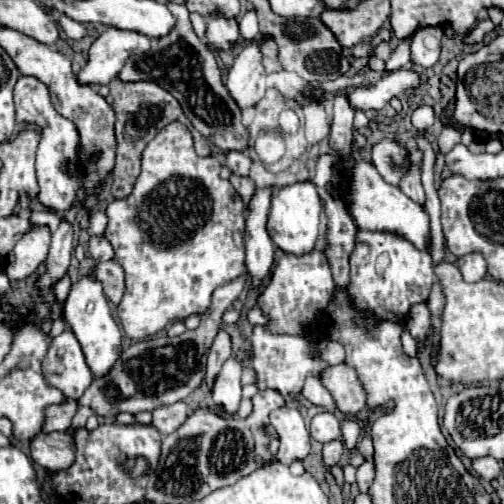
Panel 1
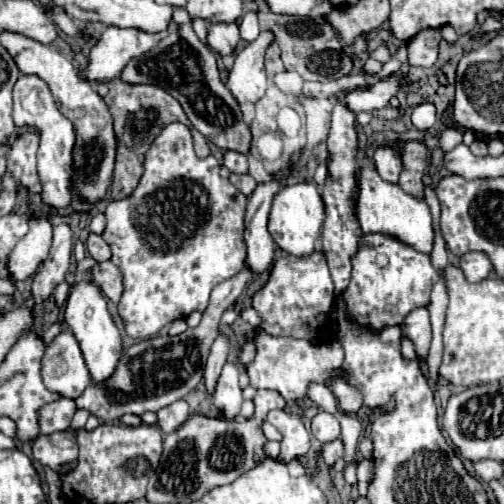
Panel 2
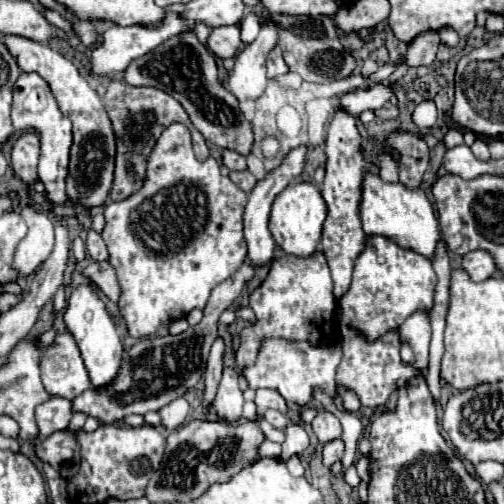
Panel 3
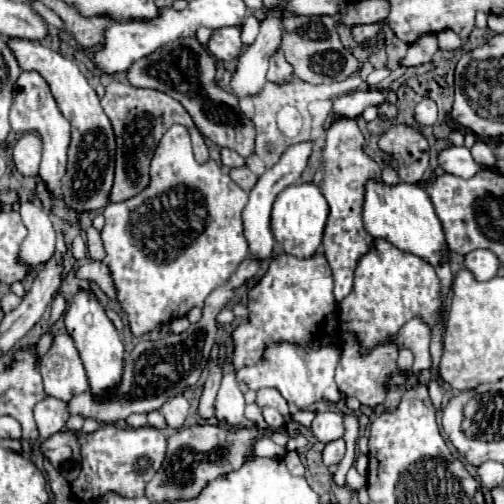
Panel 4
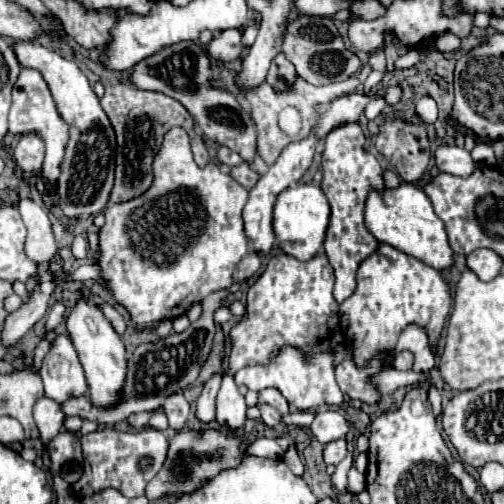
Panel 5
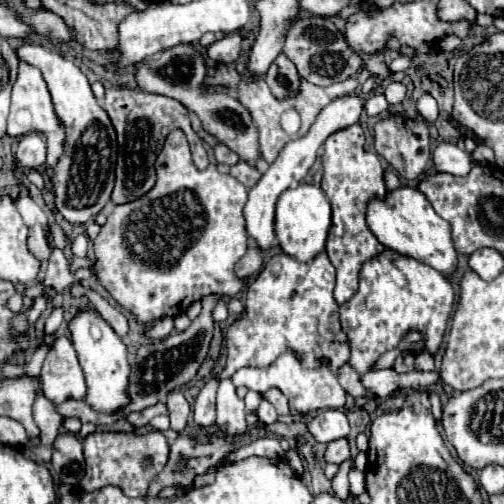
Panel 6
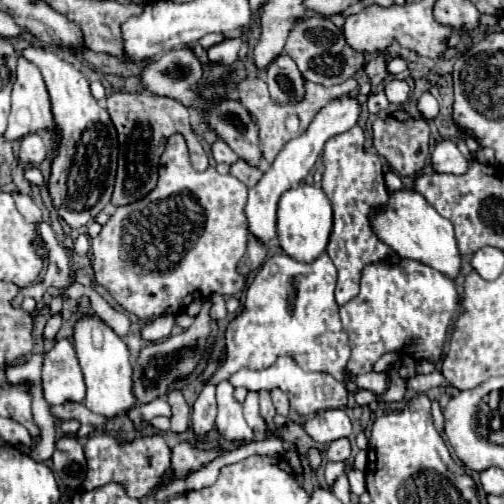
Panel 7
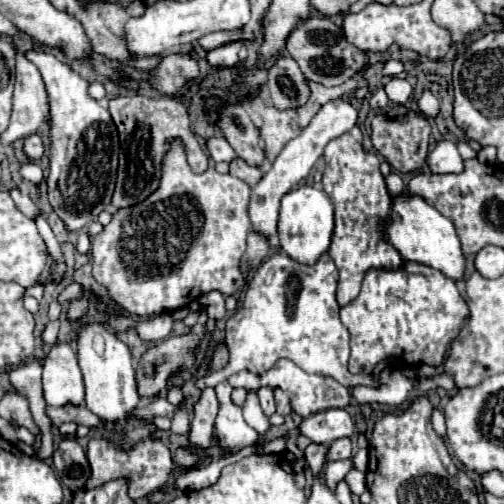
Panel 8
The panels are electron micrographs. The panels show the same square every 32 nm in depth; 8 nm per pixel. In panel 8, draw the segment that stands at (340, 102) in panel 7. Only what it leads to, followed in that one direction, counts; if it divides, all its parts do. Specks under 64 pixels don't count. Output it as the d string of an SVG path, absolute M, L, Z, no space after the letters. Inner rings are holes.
M340 98L340 100L332 100L328 104L324 104L318 114L312 118L312 122L294 138L286 144L286 148L280 152L280 156L274 160L270 172L264 174L264 178L258 182L258 186L252 188L252 200L250 200L250 220L256 232L260 232L262 236L272 236L276 232L276 224L278 224L278 212L280 212L280 200L286 192L290 192L300 180L304 180L308 176L308 172L312 170L312 166L316 164L316 160L322 156L326 144L338 136L342 136L344 132L352 130L356 126L356 108L348 98Z

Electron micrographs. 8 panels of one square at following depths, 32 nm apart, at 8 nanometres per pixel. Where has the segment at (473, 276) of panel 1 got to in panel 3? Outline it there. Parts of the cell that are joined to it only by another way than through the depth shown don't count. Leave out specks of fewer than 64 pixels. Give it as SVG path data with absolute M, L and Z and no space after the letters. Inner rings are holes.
M474 250L468 252L462 260L462 268L472 276L472 280L480 282L480 280L488 280L496 274L496 262L492 258L490 252L486 250Z

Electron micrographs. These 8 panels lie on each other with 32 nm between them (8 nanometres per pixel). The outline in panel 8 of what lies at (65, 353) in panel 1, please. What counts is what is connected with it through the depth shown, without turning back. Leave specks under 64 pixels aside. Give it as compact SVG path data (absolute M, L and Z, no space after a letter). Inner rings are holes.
M56 342L44 358L44 400L48 406L80 406L84 402L84 384L76 354L66 342Z

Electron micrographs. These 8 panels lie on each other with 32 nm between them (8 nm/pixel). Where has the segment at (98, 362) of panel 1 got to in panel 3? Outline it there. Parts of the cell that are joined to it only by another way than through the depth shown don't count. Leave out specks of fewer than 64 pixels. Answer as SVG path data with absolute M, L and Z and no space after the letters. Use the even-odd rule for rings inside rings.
M78 286L72 292L72 296L68 300L68 308L64 312L64 322L66 322L68 332L74 336L76 344L80 348L84 366L86 366L90 382L92 382L92 388L98 390L98 388L104 388L104 386L112 384L116 380L116 376L118 376L124 348L122 348L122 340L120 340L118 328L112 322L112 318L108 316L106 306L98 298L94 286Z

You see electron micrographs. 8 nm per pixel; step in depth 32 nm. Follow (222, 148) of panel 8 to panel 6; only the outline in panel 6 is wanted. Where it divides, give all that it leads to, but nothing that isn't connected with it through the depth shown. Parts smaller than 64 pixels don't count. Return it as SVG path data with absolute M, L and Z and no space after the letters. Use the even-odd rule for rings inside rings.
M216 144L214 146L214 156L216 156L216 162L224 162L228 166L232 166L232 164L236 164L240 160L238 154L232 152L226 144Z

